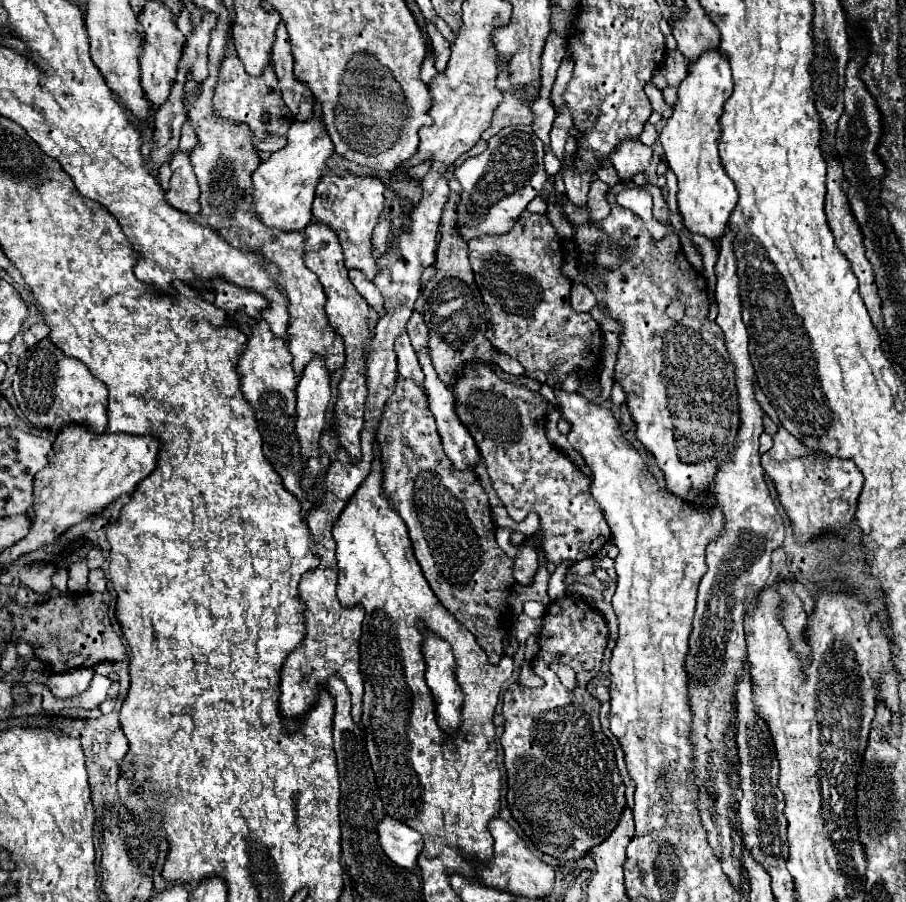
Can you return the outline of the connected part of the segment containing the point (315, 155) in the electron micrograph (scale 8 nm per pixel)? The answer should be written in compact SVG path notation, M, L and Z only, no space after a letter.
M322 118L294 120L288 130L288 142L284 148L272 152L264 164L252 174L254 202L260 220L266 226L280 230L304 230L312 222L312 202L316 198L316 186L326 170L328 158L334 154L332 140L328 138Z

